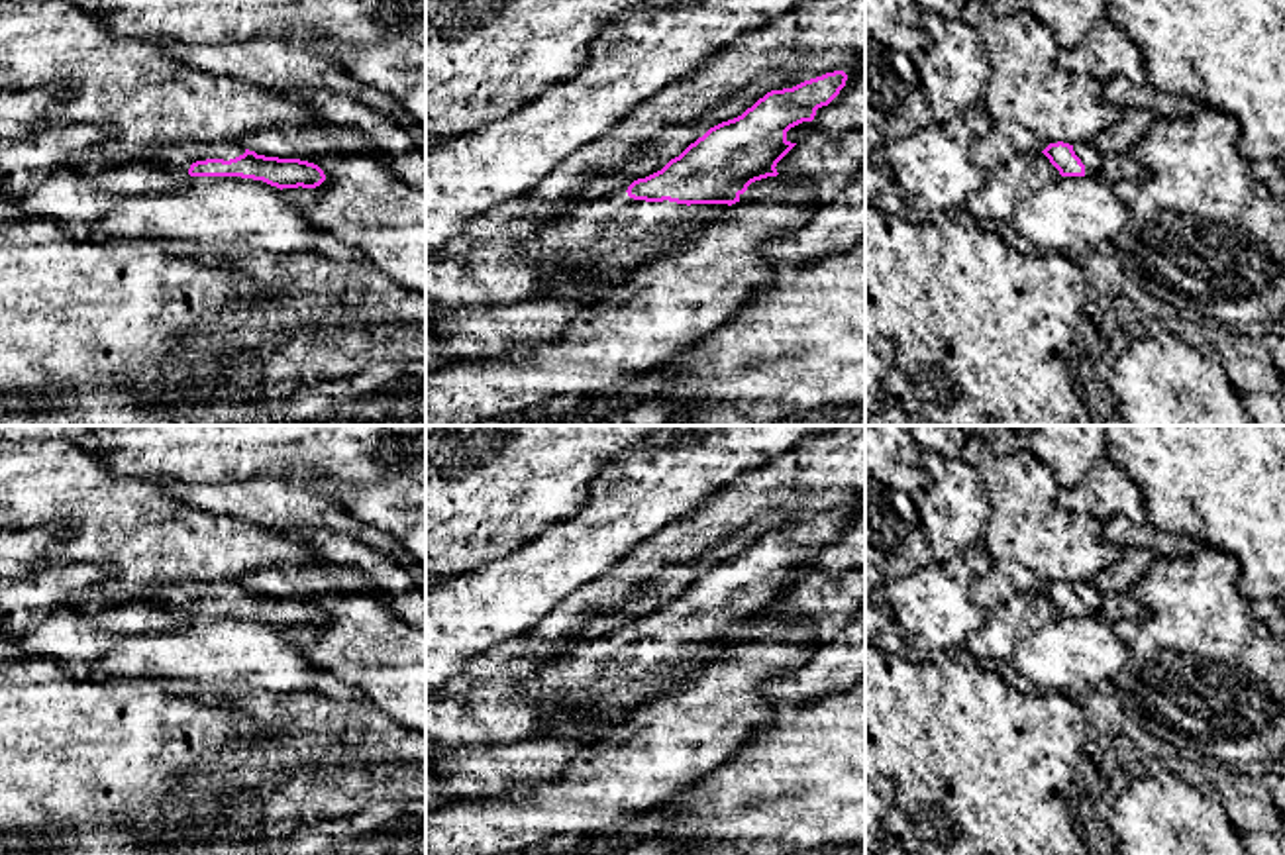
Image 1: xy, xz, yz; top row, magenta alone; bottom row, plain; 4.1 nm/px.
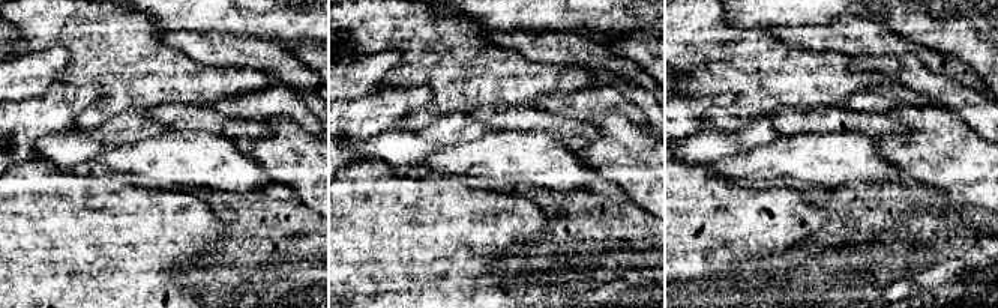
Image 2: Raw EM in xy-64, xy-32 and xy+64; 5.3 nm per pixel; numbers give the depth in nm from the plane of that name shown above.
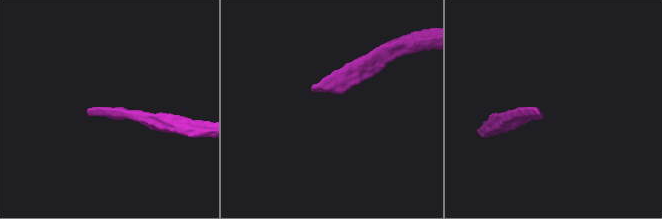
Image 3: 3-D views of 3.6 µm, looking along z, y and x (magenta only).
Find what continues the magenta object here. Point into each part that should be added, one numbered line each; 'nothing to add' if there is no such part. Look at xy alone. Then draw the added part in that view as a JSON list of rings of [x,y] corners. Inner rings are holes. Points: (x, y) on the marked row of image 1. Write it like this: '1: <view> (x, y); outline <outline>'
1: xy (183, 155); outline [[[180,143],[153,151],[137,159],[149,159],[163,167],[173,167],[188,173],[190,165],[206,159],[235,159],[245,153],[241,143]]]

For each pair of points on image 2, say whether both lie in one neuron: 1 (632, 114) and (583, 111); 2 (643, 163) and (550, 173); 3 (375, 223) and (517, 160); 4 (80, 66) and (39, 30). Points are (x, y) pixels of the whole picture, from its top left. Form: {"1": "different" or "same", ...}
{"1": "same", "2": "different", "3": "different", "4": "same"}

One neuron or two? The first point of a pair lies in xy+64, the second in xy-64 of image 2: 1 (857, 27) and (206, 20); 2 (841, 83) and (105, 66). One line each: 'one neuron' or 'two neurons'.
1: two neurons
2: one neuron

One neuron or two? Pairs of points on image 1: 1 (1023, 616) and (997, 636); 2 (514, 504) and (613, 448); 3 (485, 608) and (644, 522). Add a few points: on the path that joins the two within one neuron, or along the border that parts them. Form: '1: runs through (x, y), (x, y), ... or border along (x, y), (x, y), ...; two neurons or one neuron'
1: runs through (1017, 618), (1003, 630); one neuron
2: runs through (538, 481), (571, 448), (589, 448); one neuron
3: runs through (524, 587), (605, 530); one neuron

